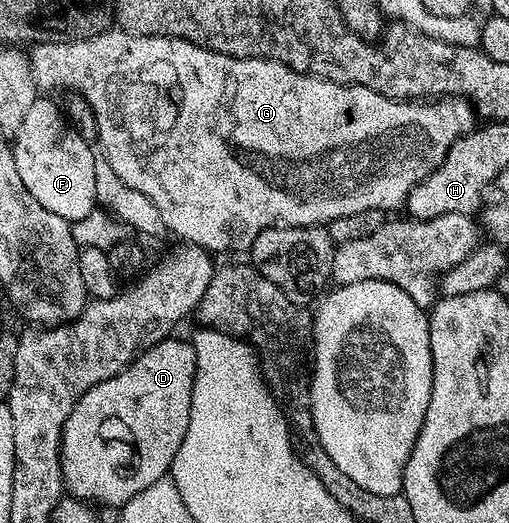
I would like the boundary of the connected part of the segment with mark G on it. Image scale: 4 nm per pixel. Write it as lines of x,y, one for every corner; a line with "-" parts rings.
110,29
99,33
95,37
74,39
72,43
38,43
28,52
28,57
35,81
42,92
53,93
49,91
70,90
69,92
77,92
88,101
95,113
95,121
97,122
96,142
105,150
107,161
111,161
111,169
115,169
115,174
122,181
127,181
127,185
131,185
131,189
139,189
139,193
143,193
143,197
147,197
147,201
151,201
151,205
155,205
155,209
159,209
159,217
163,217
166,232
172,233
174,231
179,237
178,240
194,243
197,247
204,247
210,253
218,253
217,251
248,252
255,241
255,237
259,237
259,233
267,230
268,227
315,227
318,225
327,225
335,217
347,217
347,213
363,213
363,209
379,209
386,213
392,212
392,207
397,207
400,203
402,206
408,200
411,189
416,183
423,181
445,160
447,153
451,149
451,145
455,145
457,139
462,139
463,136
468,135
475,127
475,122
473,123
475,108
472,102
464,97
437,97
432,101
388,99
379,93
375,93
375,89
367,89
354,83
336,83
330,79
320,79
314,75
304,75
274,59
236,59
230,55
209,51
205,47
189,43
186,39
174,39
171,35
136,35
130,31

